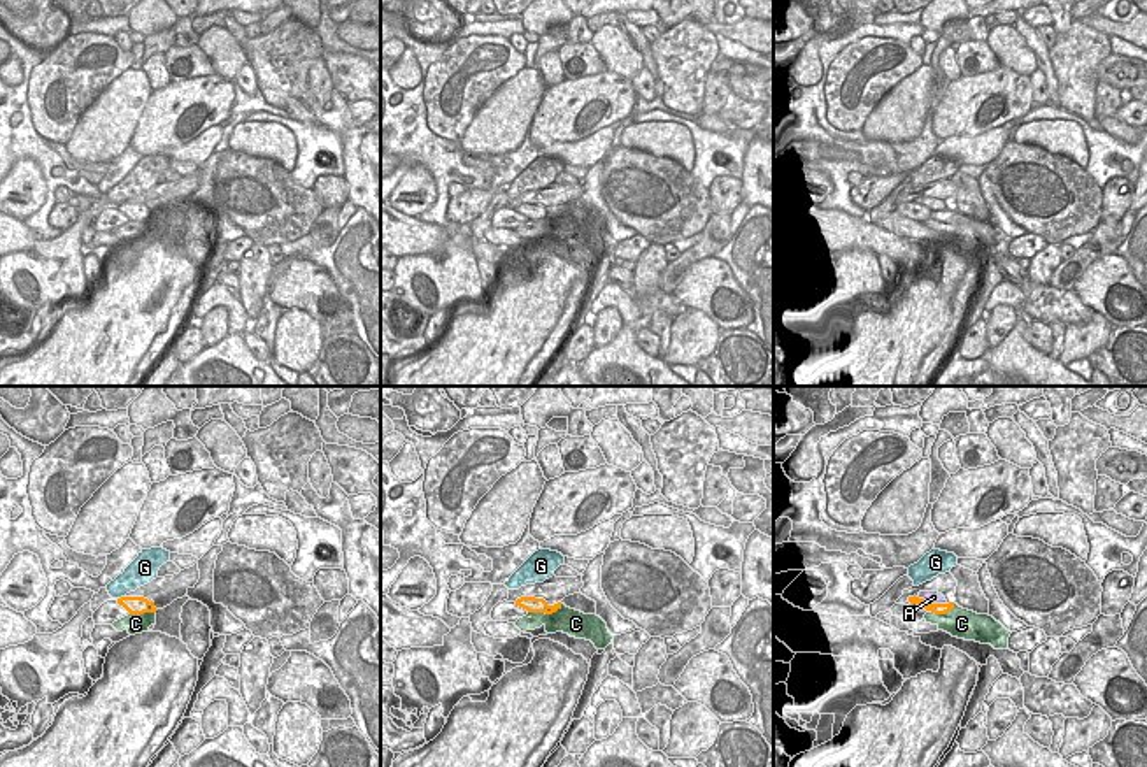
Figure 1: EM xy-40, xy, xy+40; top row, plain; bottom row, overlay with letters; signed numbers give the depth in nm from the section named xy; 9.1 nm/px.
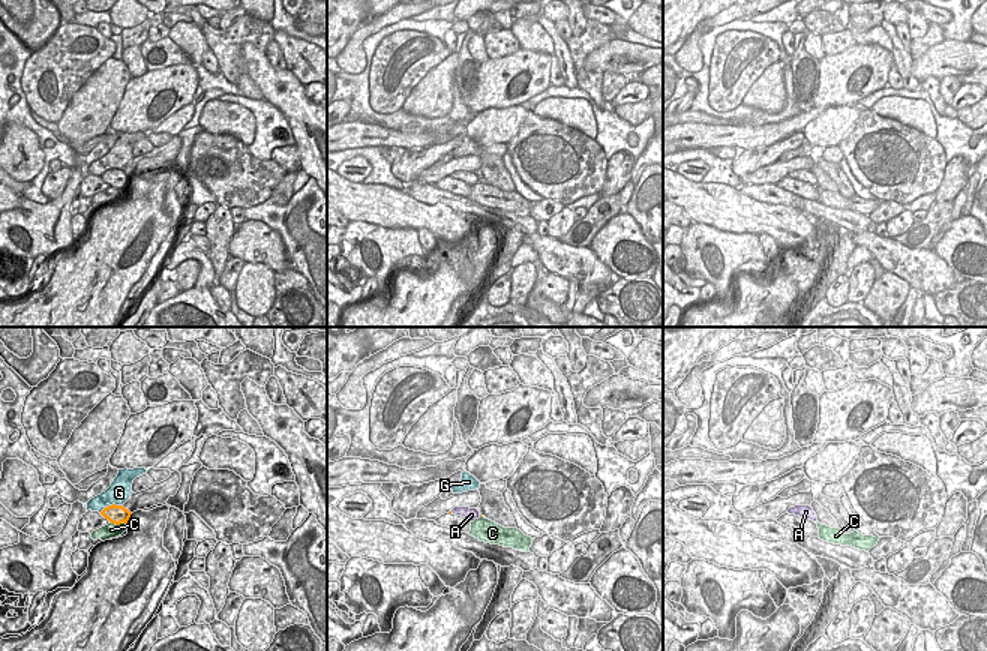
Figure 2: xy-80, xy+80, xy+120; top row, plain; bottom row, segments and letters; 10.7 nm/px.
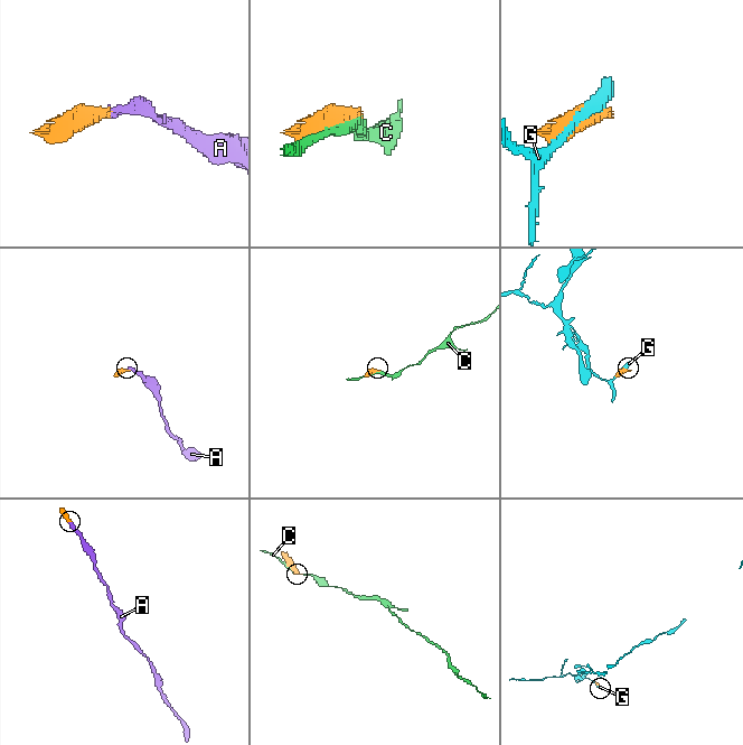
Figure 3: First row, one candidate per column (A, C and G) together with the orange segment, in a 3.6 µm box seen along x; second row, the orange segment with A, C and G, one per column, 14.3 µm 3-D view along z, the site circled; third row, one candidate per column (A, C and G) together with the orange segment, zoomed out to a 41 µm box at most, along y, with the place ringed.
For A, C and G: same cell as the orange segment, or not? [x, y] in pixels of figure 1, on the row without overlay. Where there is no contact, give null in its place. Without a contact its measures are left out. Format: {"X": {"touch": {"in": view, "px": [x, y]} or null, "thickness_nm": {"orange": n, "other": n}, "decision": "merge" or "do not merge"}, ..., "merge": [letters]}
{"A": {"touch": {"in": "xy+40", "px": [930, 209]}, "thickness_nm": {"orange": 100, "other": 120}, "decision": "merge"}, "C": {"touch": {"in": "xy", "px": [544, 218]}, "thickness_nm": {"orange": 140, "other": 240}, "decision": "do not merge"}, "G": {"touch": {"in": "xy-40", "px": [121, 204]}, "thickness_nm": {"orange": 160, "other": 220}, "decision": "do not merge"}, "merge": ["A"]}

